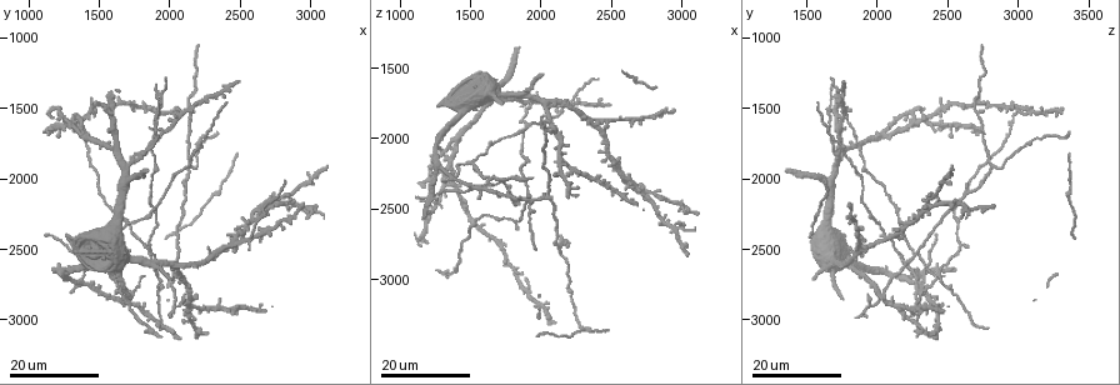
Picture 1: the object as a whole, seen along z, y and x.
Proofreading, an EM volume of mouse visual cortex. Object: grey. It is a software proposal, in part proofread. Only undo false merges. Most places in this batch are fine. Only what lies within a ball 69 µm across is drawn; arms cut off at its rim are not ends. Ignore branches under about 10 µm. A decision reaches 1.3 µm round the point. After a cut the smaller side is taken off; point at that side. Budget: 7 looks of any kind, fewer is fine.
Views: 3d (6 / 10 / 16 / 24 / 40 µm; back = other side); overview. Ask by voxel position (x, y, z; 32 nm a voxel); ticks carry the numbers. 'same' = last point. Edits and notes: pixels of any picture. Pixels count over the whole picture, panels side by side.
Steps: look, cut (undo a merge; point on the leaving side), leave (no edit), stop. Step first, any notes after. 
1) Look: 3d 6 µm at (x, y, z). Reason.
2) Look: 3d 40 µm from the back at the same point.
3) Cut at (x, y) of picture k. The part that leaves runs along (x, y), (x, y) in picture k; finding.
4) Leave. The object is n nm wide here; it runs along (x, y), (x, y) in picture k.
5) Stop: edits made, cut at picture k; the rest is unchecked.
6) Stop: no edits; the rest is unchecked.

Look: 3d 16 µm at (1520, 2540, 2180). Three-way junction.

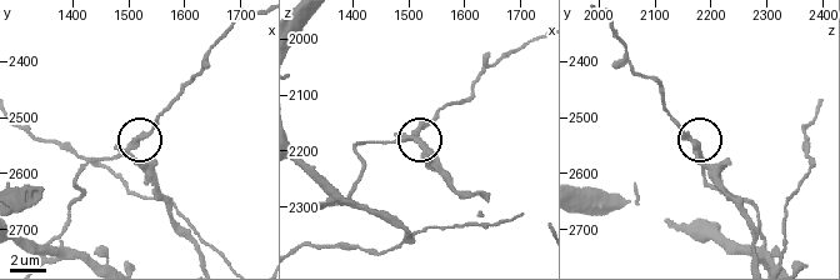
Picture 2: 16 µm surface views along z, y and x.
Look: 3d 6 µm at (1500, 2555, 2170).

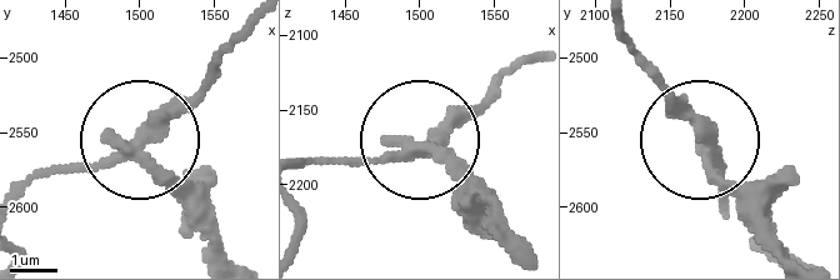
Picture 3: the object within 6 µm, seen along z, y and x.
Cut at (190, 183) of picture 3. 3 arms meet here; the part that leaves runs along (138, 154), (181, 198), (209, 258) in picture 3; two cells meet here.

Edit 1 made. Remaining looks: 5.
Look: overview. Redraw.

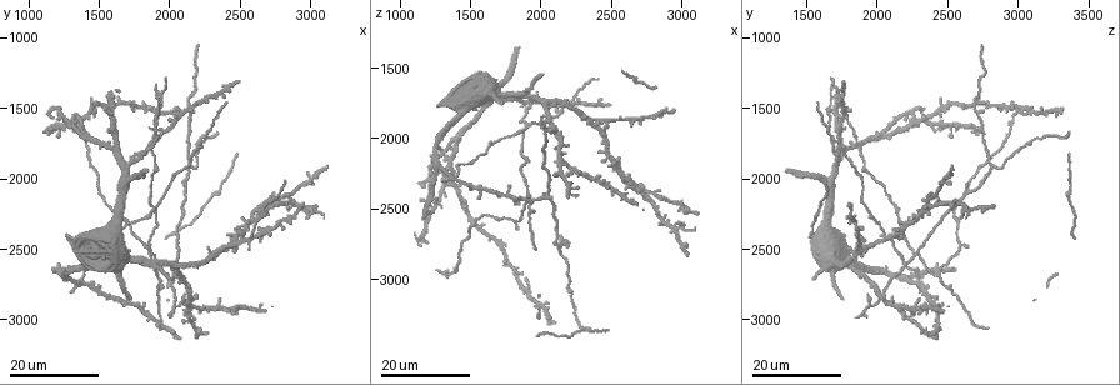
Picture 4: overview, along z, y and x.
Look: 3d 16 µm at (1900, 1620, 1800). Branch point.

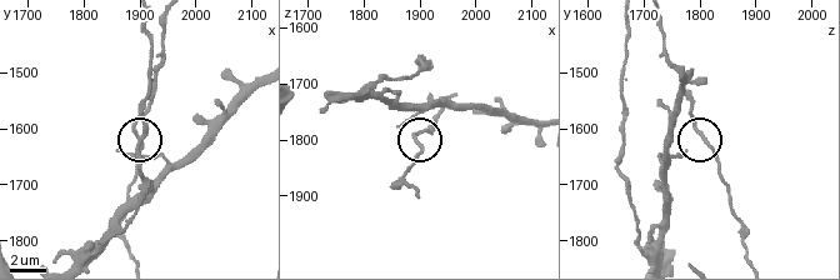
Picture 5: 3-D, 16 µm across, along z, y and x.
Look: 3d 10 µm at (1895, 1610, 1805). Zoom in.

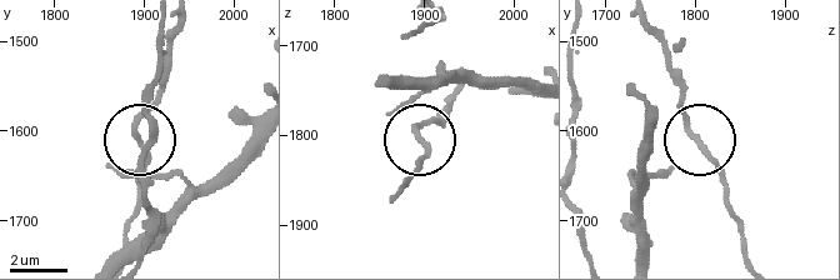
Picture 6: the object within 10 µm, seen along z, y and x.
Leave. One cell here.

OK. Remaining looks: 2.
Look: 3d 16 µm at (1820, 1820, 1700). Small branch off a trunk.

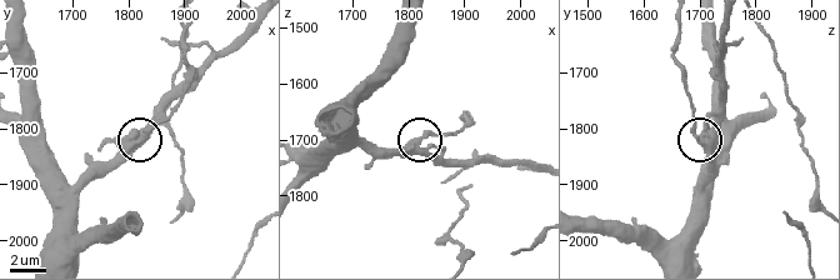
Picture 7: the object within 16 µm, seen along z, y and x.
Look: 3d 6 µm at (1820, 1810, 1705).

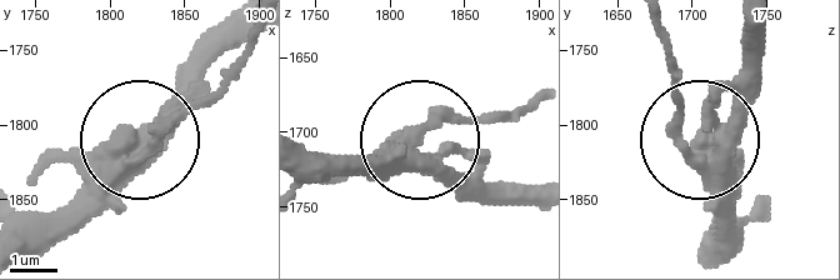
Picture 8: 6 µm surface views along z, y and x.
Cut at (41, 154) of picture 8. The side arm is 18 µm long; the part that leaves runs along (114, 175), (241, 56), (253, 20) in picture 8; two cells meet here.

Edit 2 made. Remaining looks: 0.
Stop: edits made, cut at picture 3, cut at picture 8; the rest is unchecked.

